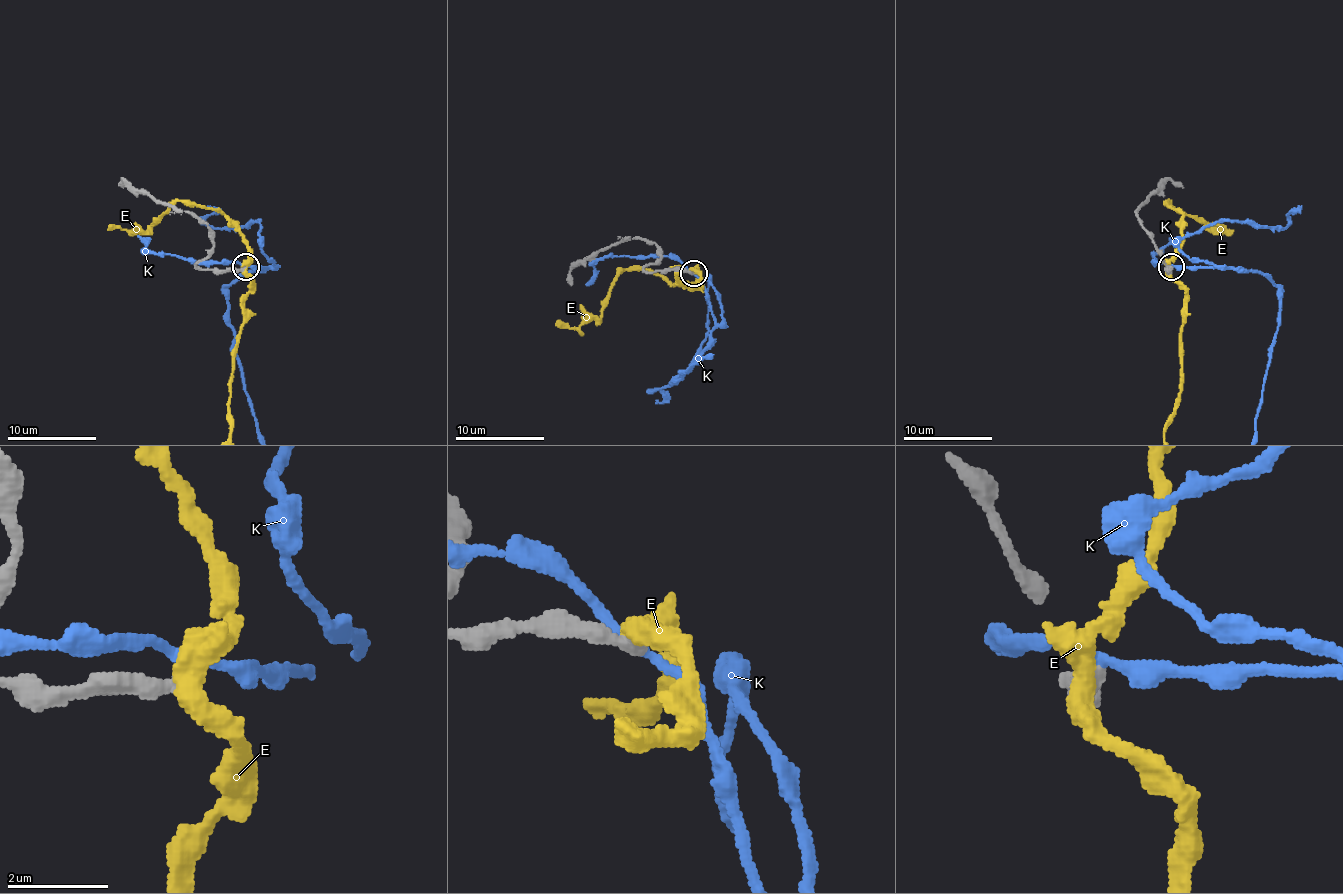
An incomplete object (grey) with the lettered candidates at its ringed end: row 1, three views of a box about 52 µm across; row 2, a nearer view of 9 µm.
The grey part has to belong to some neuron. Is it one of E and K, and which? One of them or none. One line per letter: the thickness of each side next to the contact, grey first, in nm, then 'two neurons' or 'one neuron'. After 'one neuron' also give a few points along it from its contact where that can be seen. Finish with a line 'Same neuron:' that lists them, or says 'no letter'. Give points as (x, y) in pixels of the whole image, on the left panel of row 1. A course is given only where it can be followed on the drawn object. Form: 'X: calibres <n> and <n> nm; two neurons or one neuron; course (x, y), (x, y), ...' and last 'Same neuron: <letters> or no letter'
E: calibres 340 and 440 nm; two neurons
K: calibres 260 and 180 nm; two neurons
Same neuron: no letter

